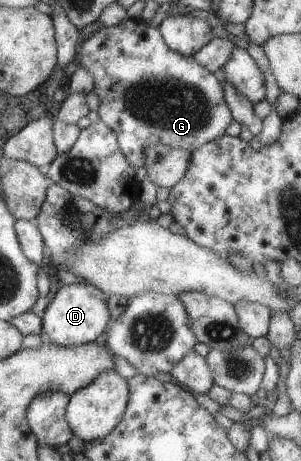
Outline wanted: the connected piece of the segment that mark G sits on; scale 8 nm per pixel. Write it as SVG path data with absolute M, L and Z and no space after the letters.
M126 17L116 26L102 27L79 44L76 57L80 67L93 76L93 93L98 96L100 119L114 131L122 154L136 170L146 164L146 147L162 143L192 153L203 144L224 135L227 126L232 122L233 114L215 74L204 68L193 55L184 56L173 51L164 42L159 27L152 26L152 23Z

